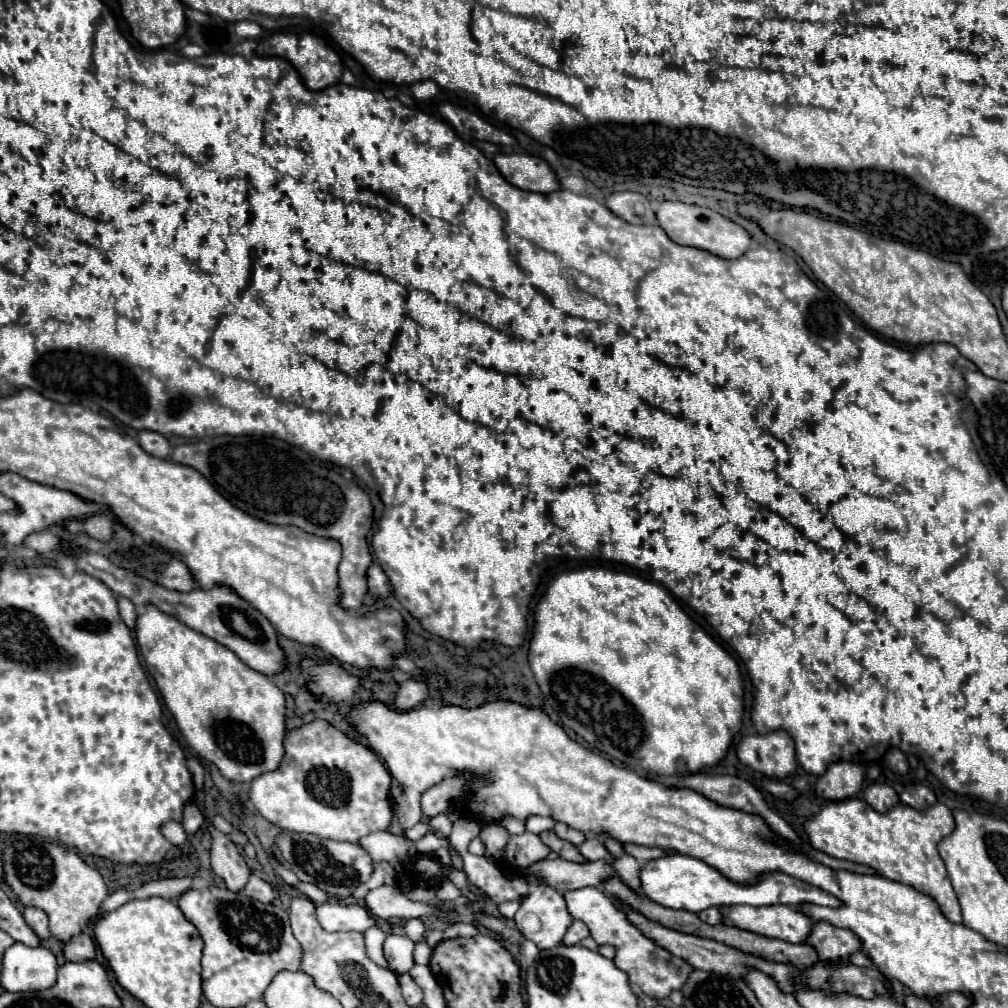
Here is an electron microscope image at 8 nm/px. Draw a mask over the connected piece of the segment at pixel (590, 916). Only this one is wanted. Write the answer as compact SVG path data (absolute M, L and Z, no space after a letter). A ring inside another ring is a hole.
M583 887L575 891L565 891L563 897L567 901L569 913L589 927L591 937L597 941L597 945L615 947L615 965L625 971L629 975L629 981L637 983L645 995L653 999L665 999L671 991L683 989L689 975L693 973L693 967L685 959L679 959L671 951L659 947L653 939L649 939L637 925L627 919L627 913L621 911L609 895L605 895L597 887Z

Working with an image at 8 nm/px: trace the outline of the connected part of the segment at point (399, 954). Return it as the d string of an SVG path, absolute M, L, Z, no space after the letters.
M389 933L383 943L385 959L395 973L407 973L415 965L413 951L415 951L415 943L405 935Z

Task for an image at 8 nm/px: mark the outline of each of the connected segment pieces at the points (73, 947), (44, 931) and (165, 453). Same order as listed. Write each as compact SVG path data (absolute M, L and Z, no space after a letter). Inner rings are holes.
M79 935L79 937L71 939L71 943L65 945L63 953L65 953L67 961L79 961L79 963L83 963L83 961L95 959L97 947L95 947L95 943L93 943L93 939L89 935Z
M25 907L23 911L23 917L27 921L27 925L41 937L41 939L47 939L51 933L49 933L49 919L47 919L47 913L37 909L37 907Z
M141 431L139 435L139 445L149 453L149 455L155 455L159 459L167 459L169 457L169 441L161 435L161 433L155 433L155 431Z

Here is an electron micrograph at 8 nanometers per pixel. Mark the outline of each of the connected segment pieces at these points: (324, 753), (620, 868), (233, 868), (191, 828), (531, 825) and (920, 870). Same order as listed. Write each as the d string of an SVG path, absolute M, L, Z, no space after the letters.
M325 721L305 723L285 737L285 767L263 773L249 785L249 803L281 831L313 833L333 841L357 841L373 831L385 831L391 823L391 775L383 761L365 745L355 743Z
M601 835L603 843L607 843L607 847L611 847L611 851L615 851L615 863L613 869L617 871L617 875L635 891L639 891L639 863L635 859L631 859L631 855L623 855L623 847L619 841L609 839L607 835Z
M209 825L209 831L213 835L213 847L211 847L211 865L217 877L223 879L225 887L233 893L243 891L243 887L249 881L251 869L247 867L245 859L237 851L235 843L217 831L213 825Z
M187 803L185 809L183 809L183 819L181 819L183 829L185 829L189 835L193 835L193 833L199 831L201 823L203 823L203 815L201 815L201 811L197 809L197 805L195 805L195 803Z
M533 815L533 817L529 817L525 821L525 827L527 827L527 831L539 835L543 831L551 831L553 829L553 819L551 817L537 817L537 815Z
M857 797L823 805L821 813L817 813L811 821L805 823L807 839L815 849L835 859L873 867L877 875L909 885L915 891L929 895L933 901L937 901L941 913L951 923L961 923L961 909L955 891L949 883L943 859L937 851L939 841L951 835L953 829L953 815L943 803L935 803L923 811L899 803L887 813L877 813Z

